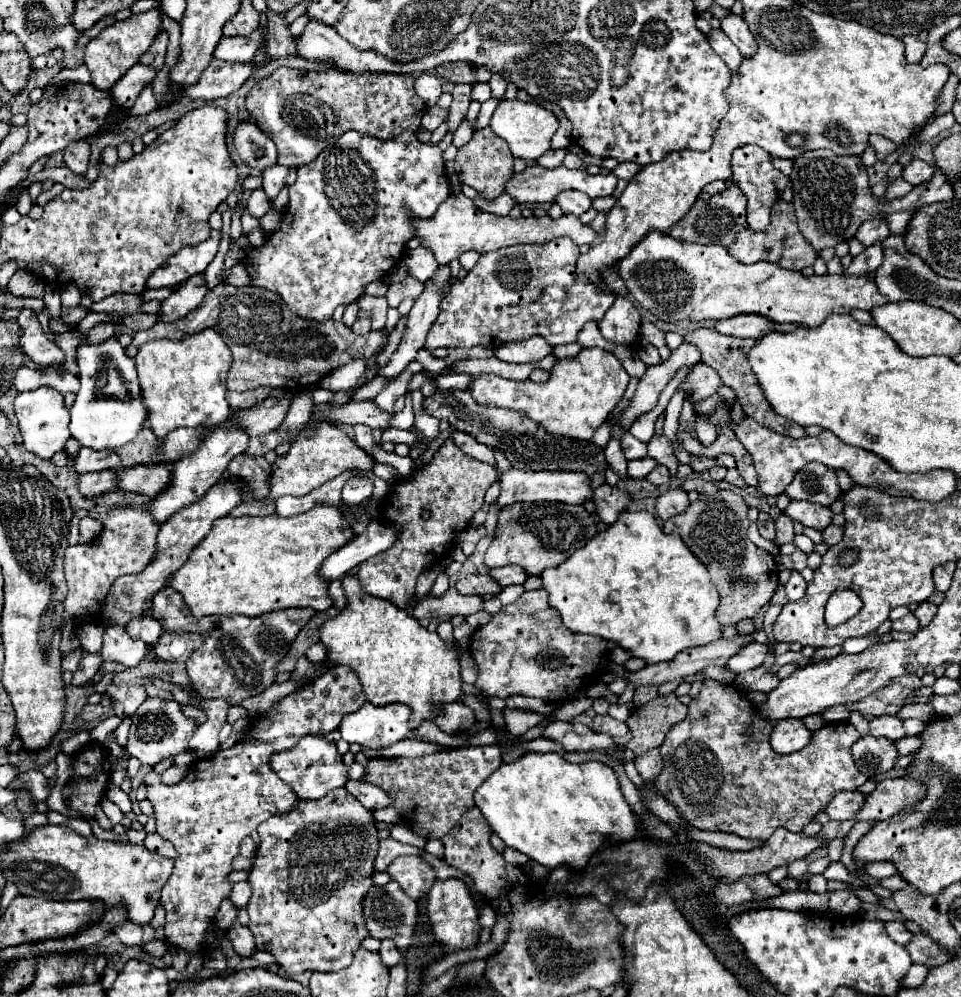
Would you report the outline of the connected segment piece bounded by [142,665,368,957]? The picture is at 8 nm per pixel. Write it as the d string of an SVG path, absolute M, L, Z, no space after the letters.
M336 665L330 667L318 679L314 679L312 683L308 683L306 687L284 697L280 703L276 703L276 707L270 713L254 717L254 721L250 721L250 725L245 729L243 738L232 749L218 751L208 759L196 761L180 783L166 785L158 773L154 771L146 773L142 783L146 785L148 801L154 807L154 819L158 827L156 833L172 841L178 851L174 873L170 875L170 879L162 889L162 905L166 909L164 933L170 945L184 949L190 957L206 949L206 931L210 929L210 921L214 921L214 915L222 899L228 899L232 891L232 883L228 881L228 875L234 871L232 867L234 857L240 855L240 841L252 831L256 831L256 827L264 823L268 817L278 813L288 813L290 809L294 809L294 805L298 805L300 801L298 795L294 793L294 789L290 789L290 785L286 785L274 773L274 769L270 767L270 757L274 753L292 749L304 735L324 737L326 733L338 729L342 717L354 713L356 707L362 707L364 703L368 701L366 695L362 693L362 685L354 669L346 669L346 665L344 667Z

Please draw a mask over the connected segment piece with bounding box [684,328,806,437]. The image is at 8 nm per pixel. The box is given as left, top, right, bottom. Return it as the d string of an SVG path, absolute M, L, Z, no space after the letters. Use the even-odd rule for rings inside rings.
M701 328L700 333L699 330L696 330L685 335L684 342L692 343L699 351L702 351L702 361L706 365L710 365L712 369L716 369L716 373L720 375L720 379L722 379L724 385L728 385L728 387L734 389L734 393L740 399L742 409L744 409L744 413L748 417L752 417L754 421L770 427L772 431L776 431L780 435L790 435L790 437L804 437L806 435L804 427L800 427L800 425L796 425L792 421L786 421L784 417L778 417L778 413L774 413L774 409L770 407L770 403L766 401L766 397L762 397L762 391L758 389L758 379L754 377L754 373L750 373L750 365L746 363L746 355L750 353L750 349L756 343L754 339L722 335L714 328ZM706 337L713 337L713 341L706 341Z

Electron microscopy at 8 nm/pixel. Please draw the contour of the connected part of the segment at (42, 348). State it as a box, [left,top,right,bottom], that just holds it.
[18,309,64,365]

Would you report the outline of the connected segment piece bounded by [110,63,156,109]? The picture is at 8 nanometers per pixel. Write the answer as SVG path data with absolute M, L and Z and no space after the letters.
M140 63L134 65L134 69L130 69L130 73L126 73L126 77L122 77L122 81L118 81L118 85L114 85L114 89L110 91L110 95L114 97L114 105L122 109L132 109L136 97L148 83L152 83L154 75L156 71L152 67Z

